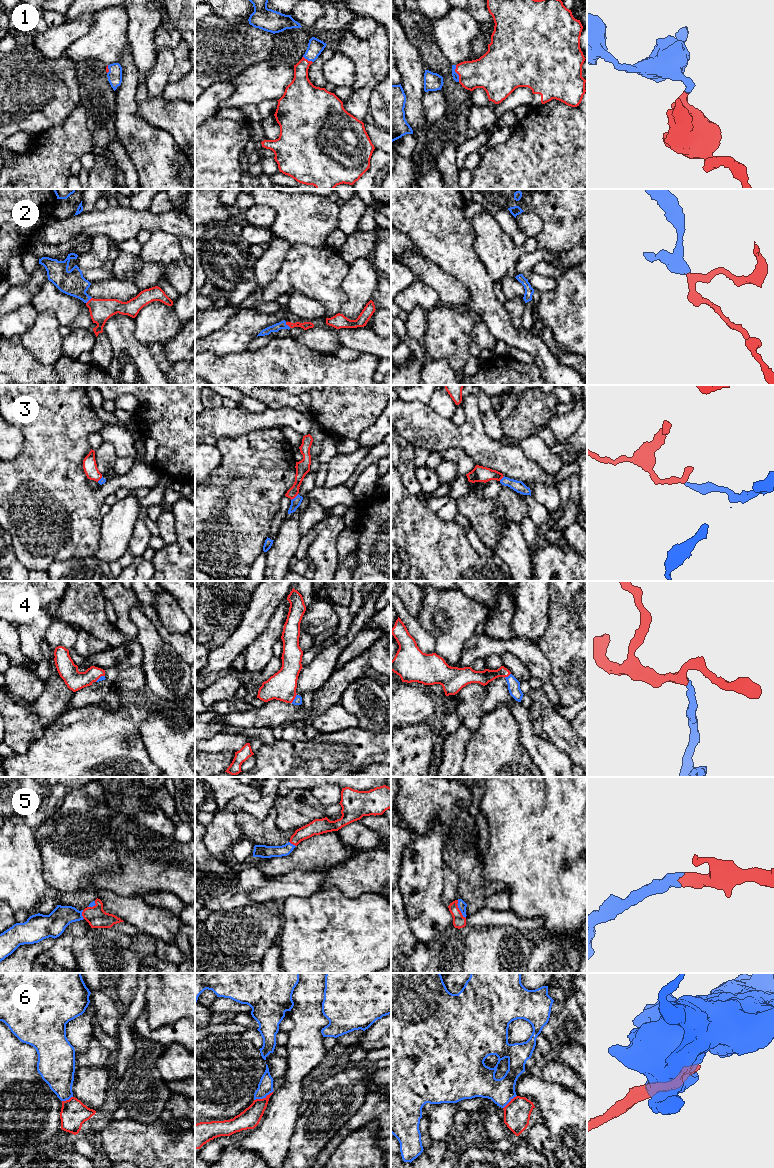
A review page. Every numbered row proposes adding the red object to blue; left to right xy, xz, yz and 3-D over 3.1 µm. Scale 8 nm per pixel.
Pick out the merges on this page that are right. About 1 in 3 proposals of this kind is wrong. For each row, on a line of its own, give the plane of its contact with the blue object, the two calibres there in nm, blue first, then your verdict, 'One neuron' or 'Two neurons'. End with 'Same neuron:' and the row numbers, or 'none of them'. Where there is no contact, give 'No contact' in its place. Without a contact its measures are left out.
1: Touches blue in yz. Thickness 50 nm (blue) against 260 nm. One neuron
2: Touches blue in xz. Thickness 70 nm (blue) against 60 nm. One neuron
3: Touches blue in xz. Thickness 80 nm (blue) against 110 nm. Two neurons
4: Touches blue in xz. Thickness 60 nm (blue) against 220 nm. One neuron
5: Touches blue in yz. Thickness 70 nm (blue) against 100 nm. One neuron
6: Touches blue in xz. Thickness 120 nm (blue) against 160 nm. Two neurons
Same neuron: 1, 2, 4, 5

